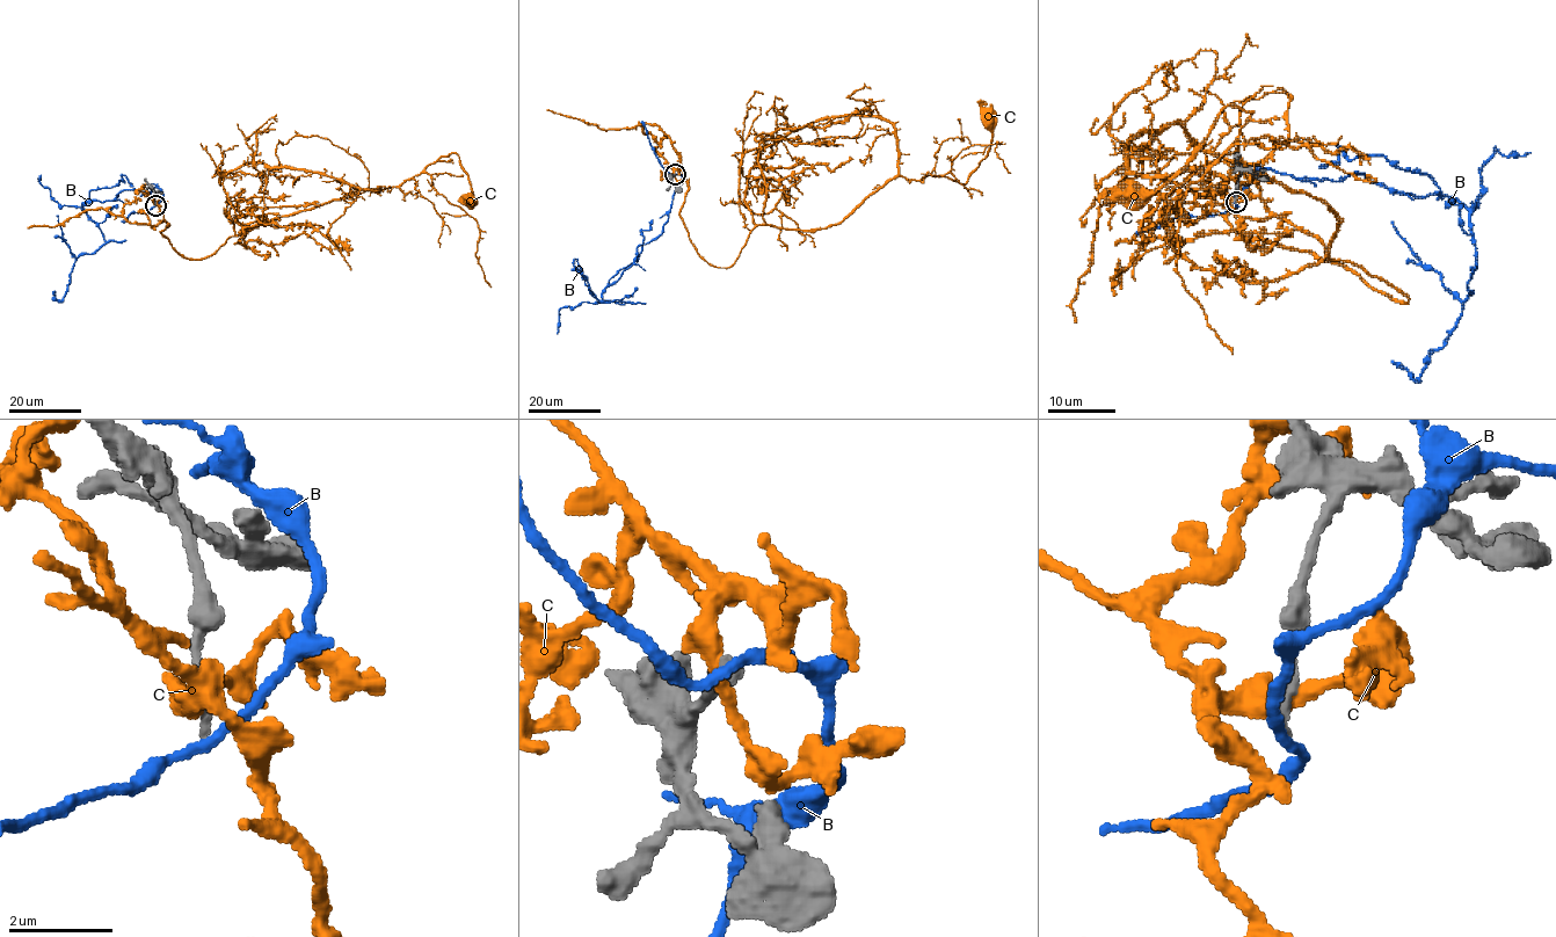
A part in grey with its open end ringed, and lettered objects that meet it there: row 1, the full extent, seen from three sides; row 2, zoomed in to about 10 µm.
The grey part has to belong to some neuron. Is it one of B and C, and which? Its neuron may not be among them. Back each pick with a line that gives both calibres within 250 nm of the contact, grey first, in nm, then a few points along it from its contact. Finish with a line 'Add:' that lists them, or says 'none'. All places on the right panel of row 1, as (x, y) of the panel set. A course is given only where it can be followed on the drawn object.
Add: none

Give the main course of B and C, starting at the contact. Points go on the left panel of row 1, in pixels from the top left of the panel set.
B: (154, 205), (162, 195), (157, 187), (82, 204), (104, 242), (75, 260), (60, 300), (55, 290)
C: (155, 203), (168, 224), (160, 232), (193, 259), (259, 224), (358, 190), (400, 187), (452, 153), (470, 198)

